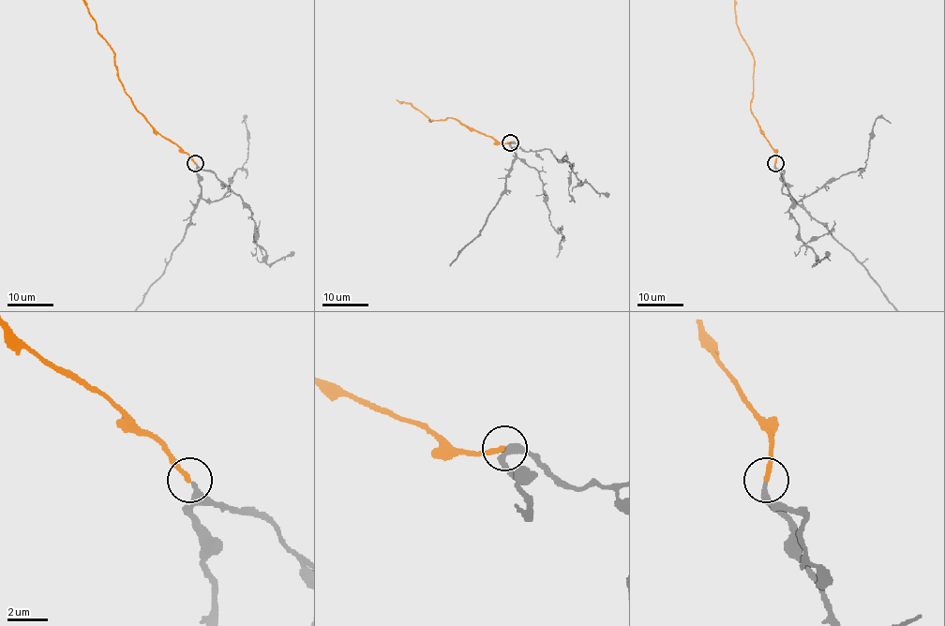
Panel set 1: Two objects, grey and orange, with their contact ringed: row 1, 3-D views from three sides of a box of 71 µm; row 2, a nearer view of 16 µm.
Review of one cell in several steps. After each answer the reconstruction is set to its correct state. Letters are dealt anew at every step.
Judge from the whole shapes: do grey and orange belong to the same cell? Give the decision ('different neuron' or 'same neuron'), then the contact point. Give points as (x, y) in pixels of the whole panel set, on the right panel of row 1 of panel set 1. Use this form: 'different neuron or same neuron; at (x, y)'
same neuron; at (775, 163)

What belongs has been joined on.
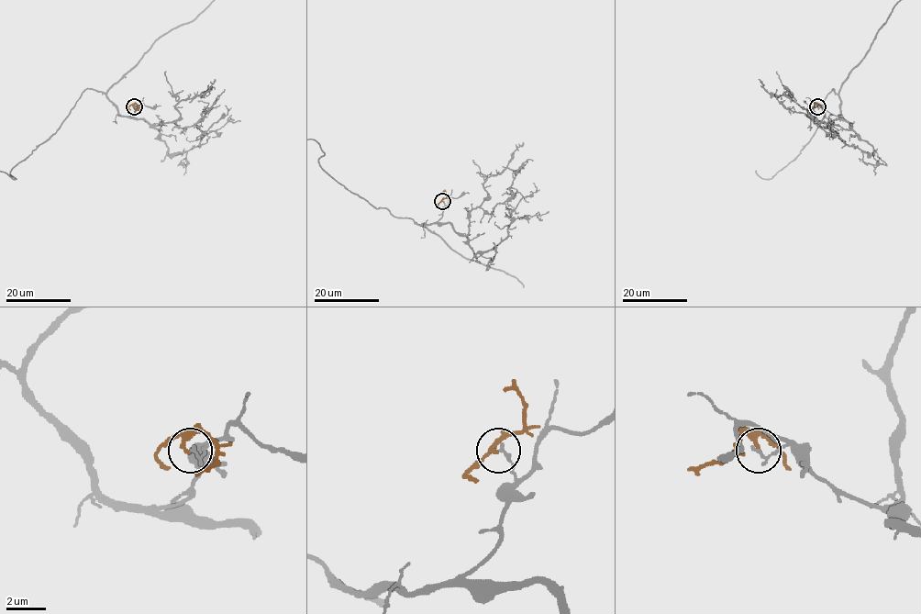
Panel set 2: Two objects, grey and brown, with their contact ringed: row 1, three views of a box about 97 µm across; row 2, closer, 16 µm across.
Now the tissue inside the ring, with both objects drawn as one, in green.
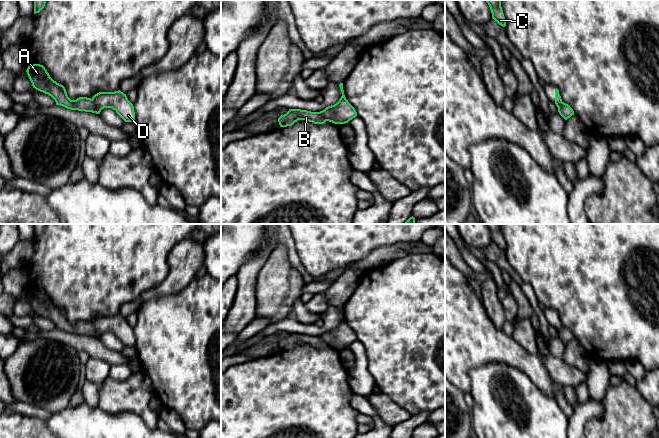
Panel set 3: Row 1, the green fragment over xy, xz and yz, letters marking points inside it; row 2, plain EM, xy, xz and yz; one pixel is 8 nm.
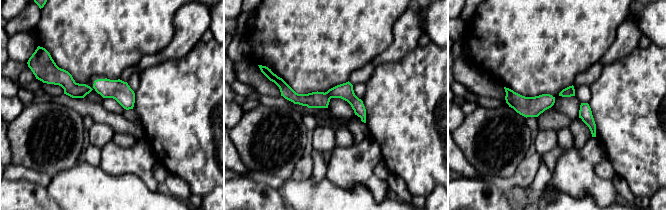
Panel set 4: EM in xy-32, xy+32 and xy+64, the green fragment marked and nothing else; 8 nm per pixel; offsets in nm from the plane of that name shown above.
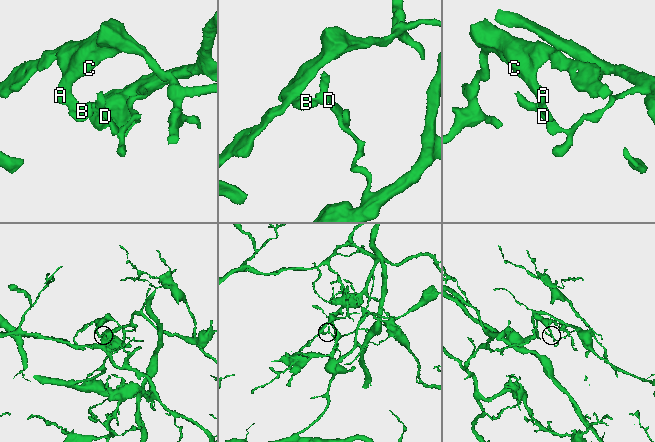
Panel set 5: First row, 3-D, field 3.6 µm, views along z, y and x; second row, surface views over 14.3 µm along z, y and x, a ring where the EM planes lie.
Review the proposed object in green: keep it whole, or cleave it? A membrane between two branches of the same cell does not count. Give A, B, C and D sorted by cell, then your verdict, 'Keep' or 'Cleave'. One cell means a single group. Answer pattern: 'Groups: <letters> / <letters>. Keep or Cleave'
Groups: A B C / D. Cleave

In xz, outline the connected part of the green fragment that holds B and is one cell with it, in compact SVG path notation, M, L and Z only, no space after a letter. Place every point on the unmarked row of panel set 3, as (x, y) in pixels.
M289 333L278 342L280 351L292 350L298 344L305 344L314 348L324 348L327 344L319 336L311 336L301 333Z

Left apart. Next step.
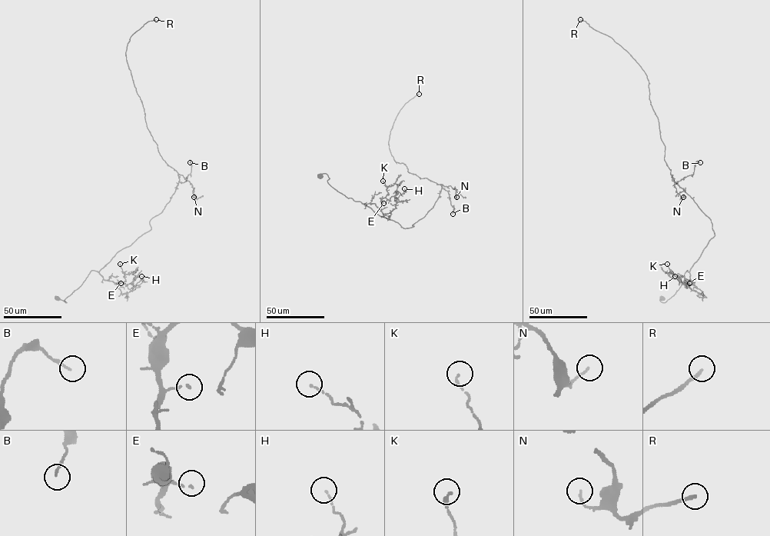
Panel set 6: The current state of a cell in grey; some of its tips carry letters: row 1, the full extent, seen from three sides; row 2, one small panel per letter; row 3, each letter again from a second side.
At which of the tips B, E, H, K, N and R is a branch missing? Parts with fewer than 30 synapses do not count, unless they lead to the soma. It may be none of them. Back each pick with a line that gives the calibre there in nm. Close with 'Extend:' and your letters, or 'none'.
R: 180 nm thick
Extend: R

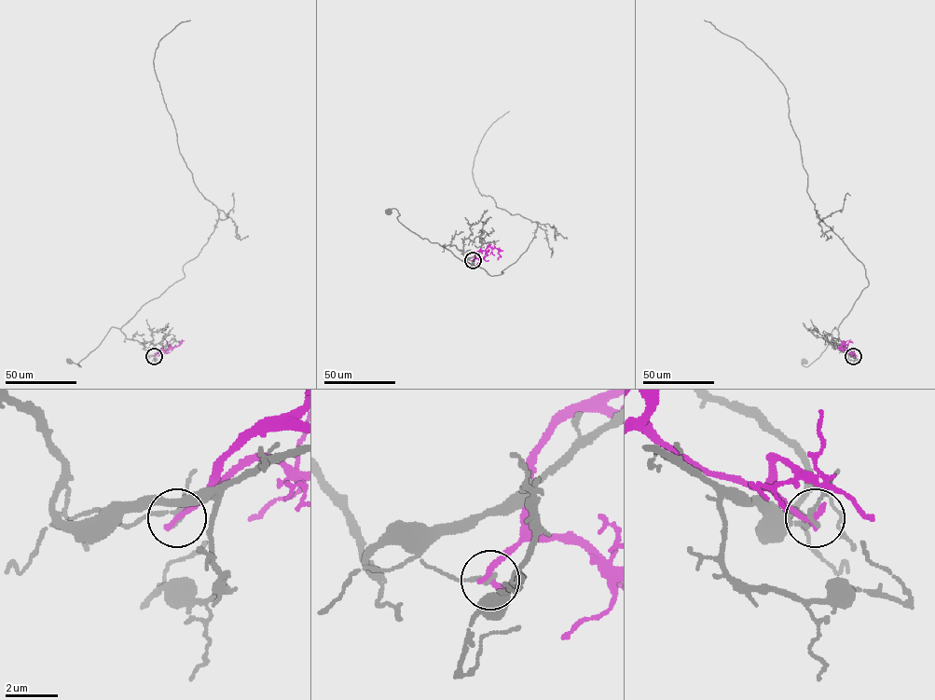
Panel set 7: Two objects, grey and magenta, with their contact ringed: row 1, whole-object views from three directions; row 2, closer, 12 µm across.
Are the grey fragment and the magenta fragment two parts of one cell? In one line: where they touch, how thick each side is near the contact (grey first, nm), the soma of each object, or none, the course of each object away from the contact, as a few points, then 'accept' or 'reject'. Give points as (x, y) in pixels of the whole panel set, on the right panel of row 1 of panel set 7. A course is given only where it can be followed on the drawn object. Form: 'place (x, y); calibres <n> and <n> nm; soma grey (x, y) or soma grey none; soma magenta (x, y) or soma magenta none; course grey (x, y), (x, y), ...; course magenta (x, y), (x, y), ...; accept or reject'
place (853, 356); calibres 140 and 300 nm; soma grey (804, 362); soma magenta none; course grey (853, 356), (838, 340), (835, 327), (820, 355), (807, 366), (801, 363), (804, 361); course magenta (853, 356), (839, 348), (852, 343); reject

